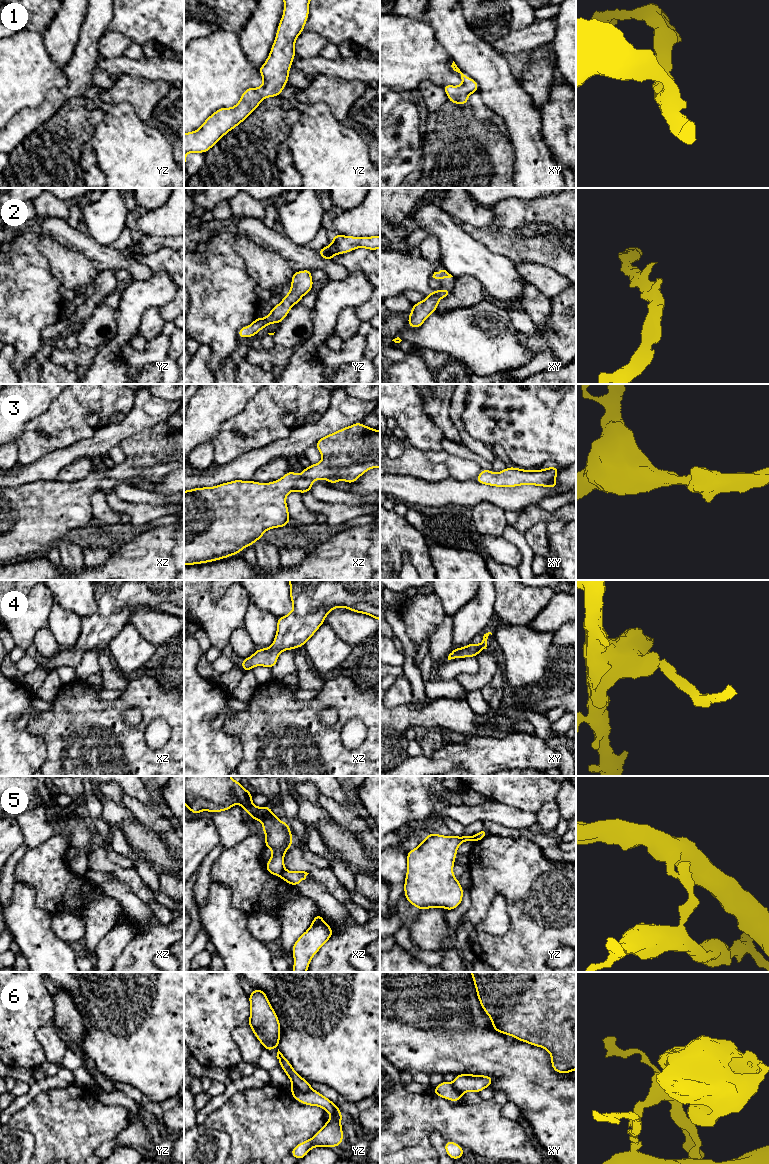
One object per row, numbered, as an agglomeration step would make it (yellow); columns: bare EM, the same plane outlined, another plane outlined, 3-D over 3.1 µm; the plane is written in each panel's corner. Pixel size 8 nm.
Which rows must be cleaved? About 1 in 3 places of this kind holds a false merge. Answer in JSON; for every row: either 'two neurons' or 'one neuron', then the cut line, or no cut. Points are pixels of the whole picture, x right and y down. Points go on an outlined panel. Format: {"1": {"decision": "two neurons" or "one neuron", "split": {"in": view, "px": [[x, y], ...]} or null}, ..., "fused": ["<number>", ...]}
{"1": {"decision": "one neuron", "split": null}, "2": {"decision": "one neuron", "split": null}, "3": {"decision": "one neuron", "split": null}, "4": {"decision": "one neuron", "split": null}, "5": {"decision": "two neurons", "split": {"in": "xz", "px": [[284, 869], [279, 875]]}}, "6": {"decision": "two neurons", "split": {"in": "yz", "px": [[292, 1087], [301, 1091], [314, 1090]]}}, "fused": ["5", "6"]}

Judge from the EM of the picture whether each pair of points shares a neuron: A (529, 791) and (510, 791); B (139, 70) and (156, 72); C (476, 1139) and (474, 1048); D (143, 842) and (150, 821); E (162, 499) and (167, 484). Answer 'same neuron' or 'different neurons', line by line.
A: same neuron
B: same neuron
C: different neurons
D: different neurons
E: different neurons

